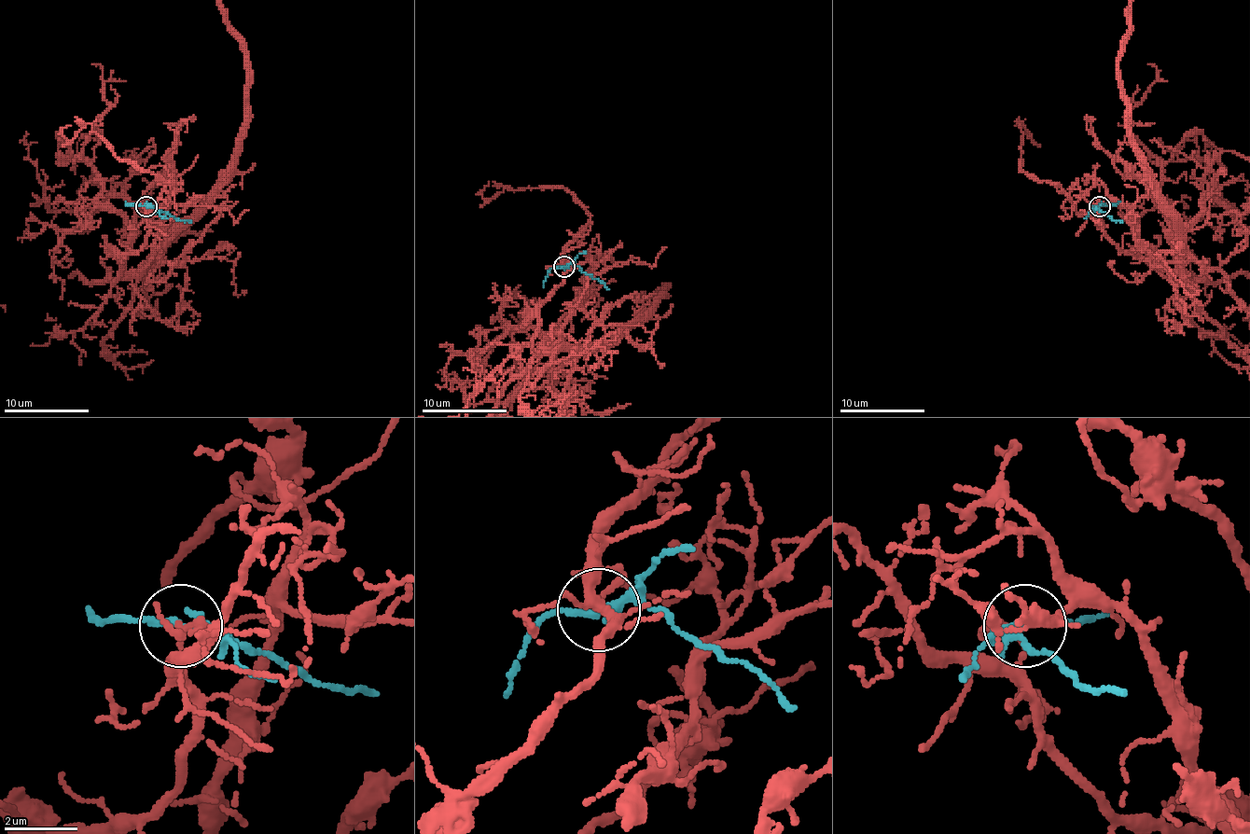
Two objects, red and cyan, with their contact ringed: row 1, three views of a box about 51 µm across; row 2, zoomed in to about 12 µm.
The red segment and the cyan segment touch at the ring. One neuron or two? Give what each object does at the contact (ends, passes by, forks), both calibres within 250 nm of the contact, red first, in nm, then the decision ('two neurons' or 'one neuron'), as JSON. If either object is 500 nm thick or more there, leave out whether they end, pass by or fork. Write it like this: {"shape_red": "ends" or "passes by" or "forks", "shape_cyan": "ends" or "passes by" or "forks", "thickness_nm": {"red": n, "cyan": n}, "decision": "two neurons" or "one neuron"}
{"shape_red": "passes by", "shape_cyan": "passes by", "thickness_nm": {"red": 150, "cyan": 200}, "decision": "two neurons"}

